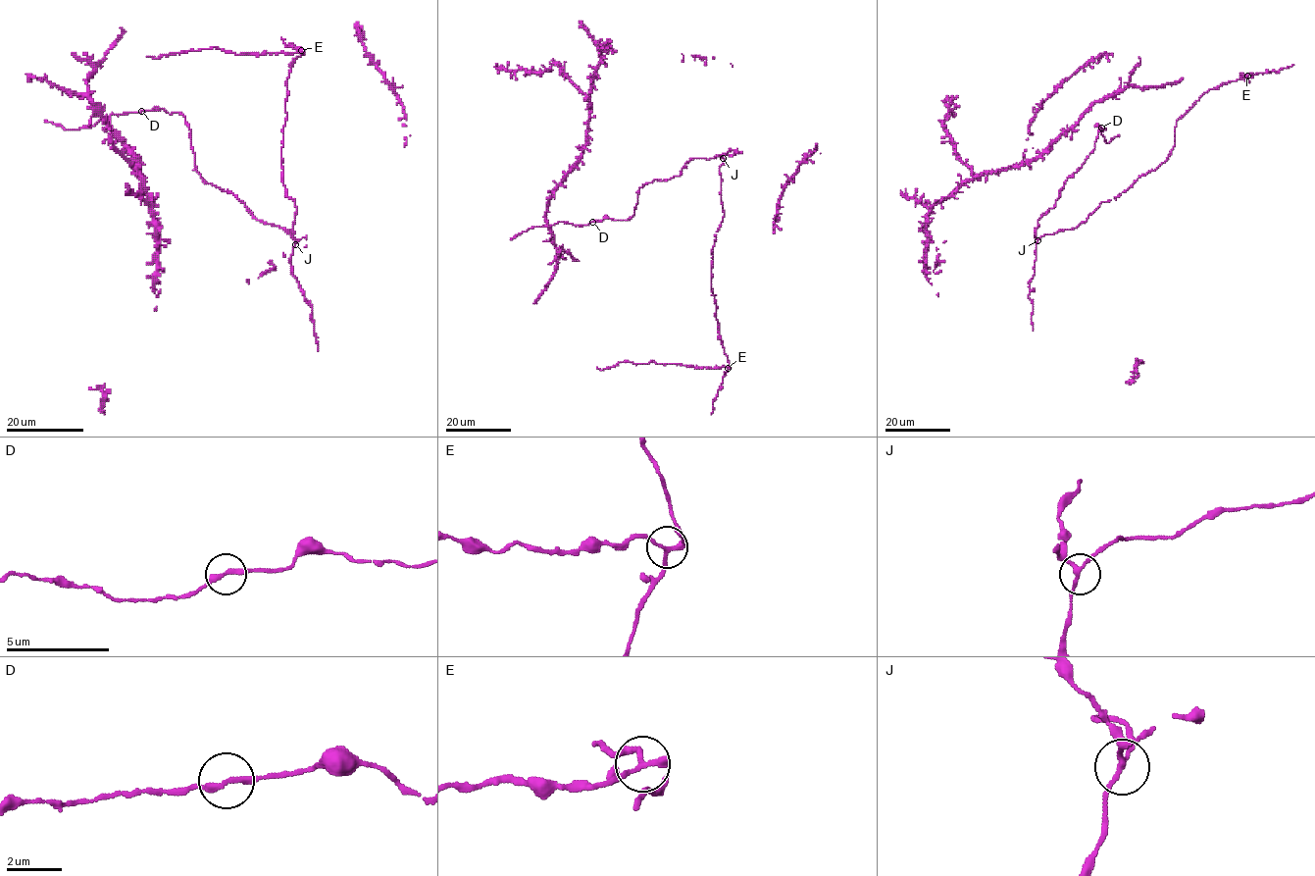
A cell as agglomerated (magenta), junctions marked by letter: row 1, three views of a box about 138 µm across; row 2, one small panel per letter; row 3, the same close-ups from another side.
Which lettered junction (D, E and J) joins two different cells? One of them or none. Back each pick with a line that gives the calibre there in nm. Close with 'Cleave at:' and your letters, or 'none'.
E: calibre 190 nm
Cleave at: E

